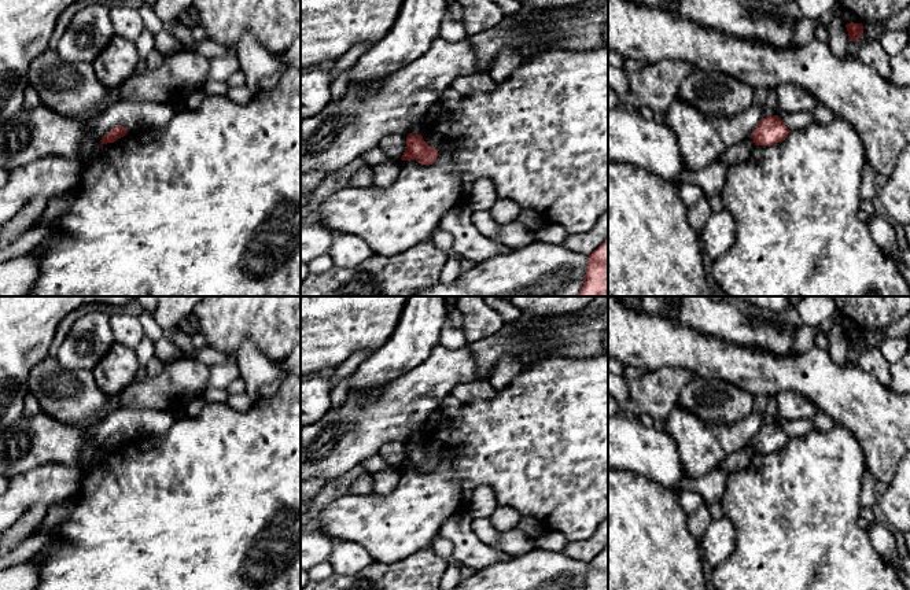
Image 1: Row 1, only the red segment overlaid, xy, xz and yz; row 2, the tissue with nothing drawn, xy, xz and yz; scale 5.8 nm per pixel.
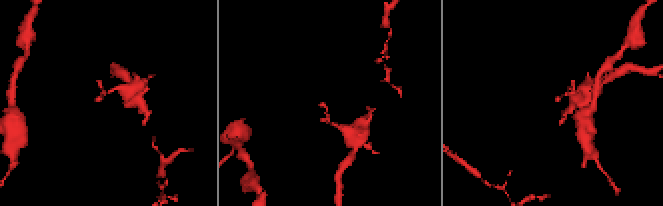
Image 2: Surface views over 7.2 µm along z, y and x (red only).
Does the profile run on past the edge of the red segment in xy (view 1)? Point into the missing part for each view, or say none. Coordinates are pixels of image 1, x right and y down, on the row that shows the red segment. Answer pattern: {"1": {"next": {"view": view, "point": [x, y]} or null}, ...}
{"1": {"next": null}}

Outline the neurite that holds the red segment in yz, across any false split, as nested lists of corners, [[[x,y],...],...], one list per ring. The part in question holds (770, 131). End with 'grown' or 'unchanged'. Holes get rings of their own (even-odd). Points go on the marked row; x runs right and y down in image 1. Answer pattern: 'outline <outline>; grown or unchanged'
outline [[[778,115],[762,118],[751,133],[755,145],[773,145],[785,140],[791,130]]]; unchanged

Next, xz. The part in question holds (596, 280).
outline [[[608,239],[589,254],[585,283],[575,296],[608,296]]]; unchanged

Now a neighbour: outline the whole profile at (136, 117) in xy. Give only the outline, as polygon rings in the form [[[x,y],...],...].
[[[117,100],[96,114],[92,139],[100,144],[102,137],[115,126],[124,126],[128,132],[156,129],[165,126],[174,114],[174,103]]]

